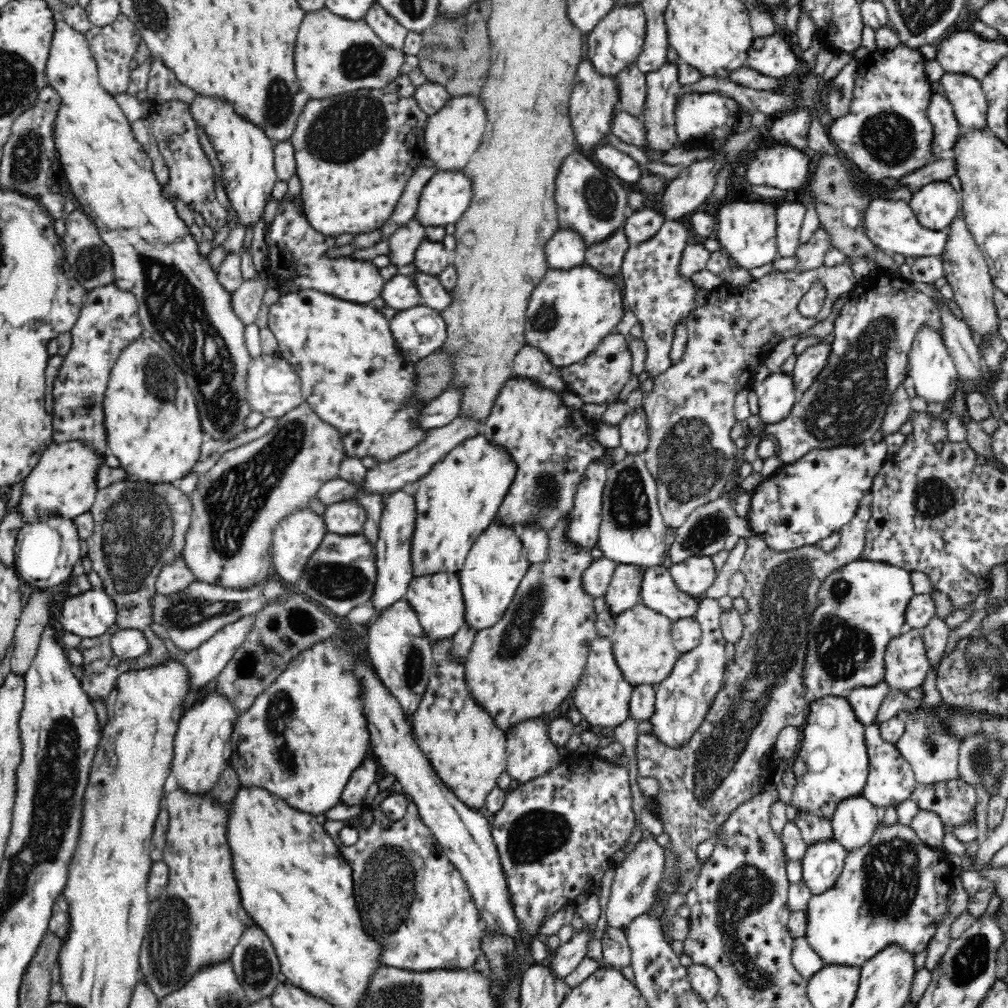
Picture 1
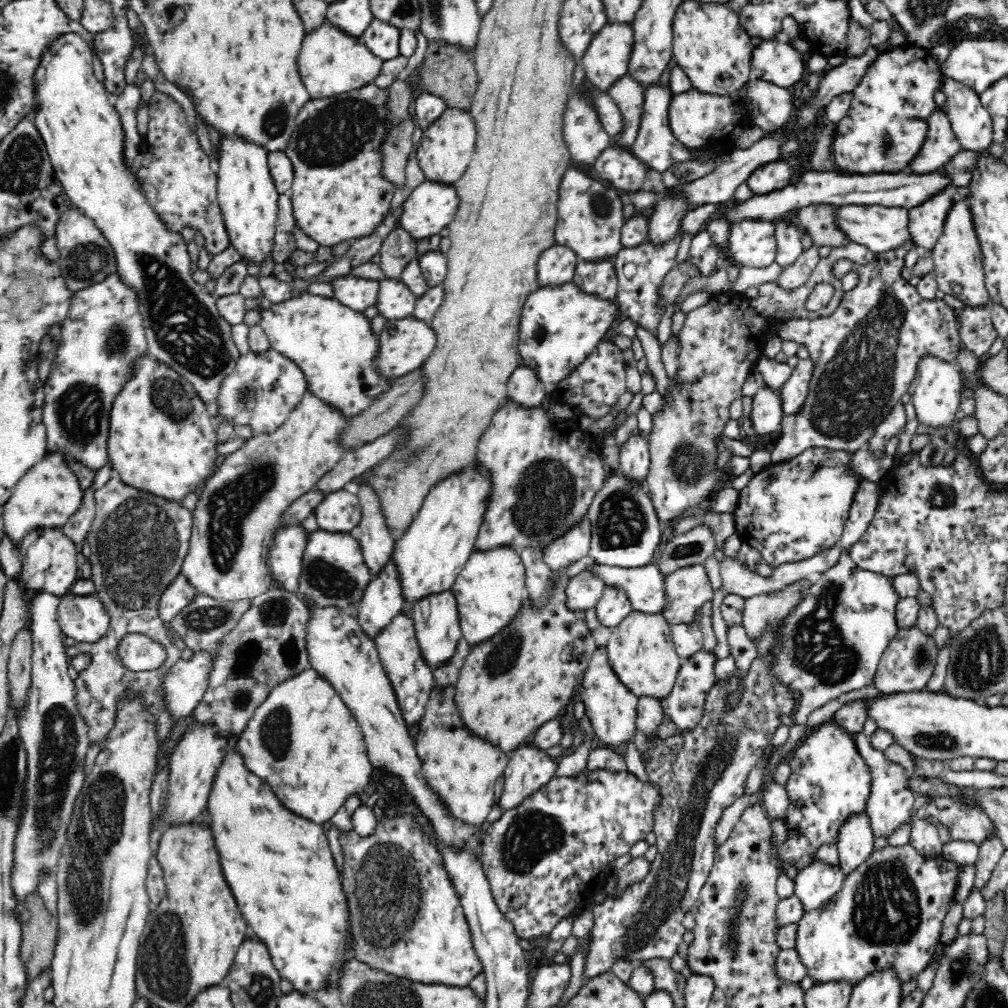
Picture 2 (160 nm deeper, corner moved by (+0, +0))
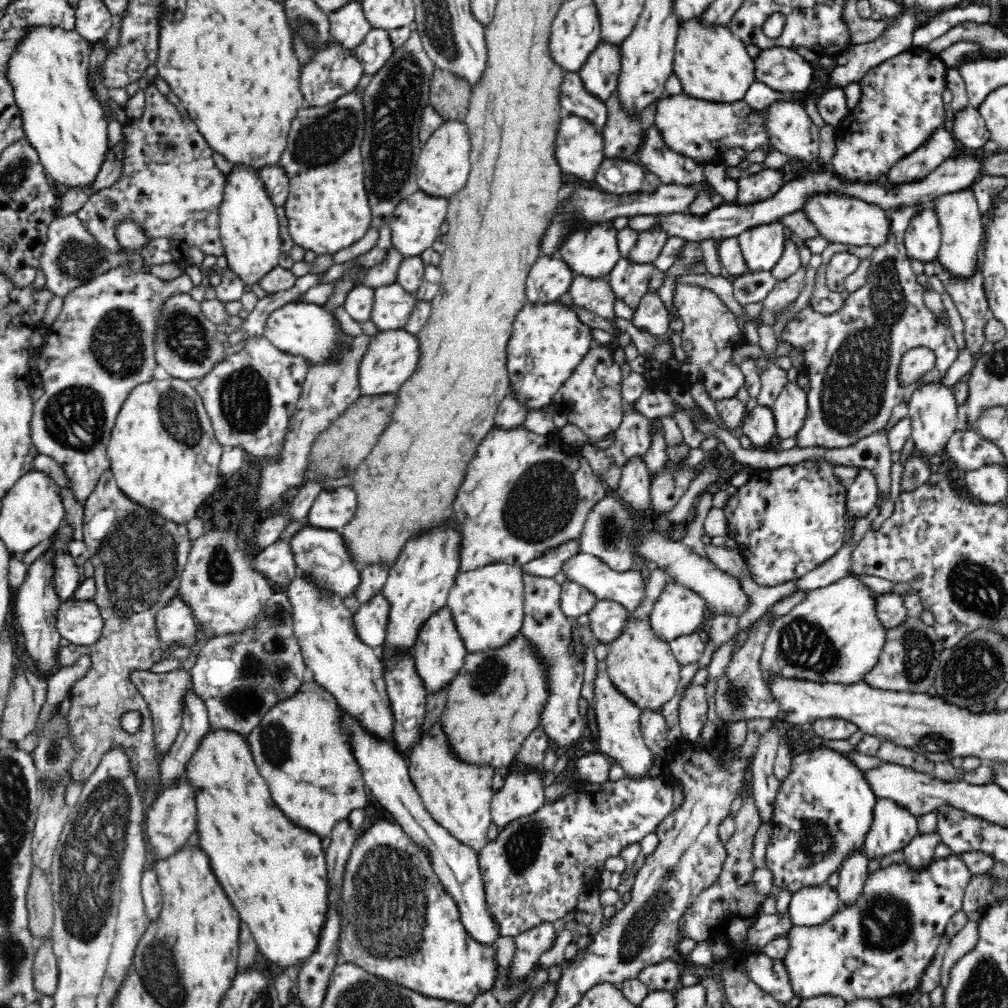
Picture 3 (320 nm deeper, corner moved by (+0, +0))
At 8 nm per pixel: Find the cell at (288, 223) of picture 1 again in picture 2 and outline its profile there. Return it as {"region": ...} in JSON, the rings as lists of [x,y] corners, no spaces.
{"region":[[[346,273],[333,276],[326,283],[331,286],[334,299],[353,310],[365,312],[370,306],[377,304],[378,280]]]}

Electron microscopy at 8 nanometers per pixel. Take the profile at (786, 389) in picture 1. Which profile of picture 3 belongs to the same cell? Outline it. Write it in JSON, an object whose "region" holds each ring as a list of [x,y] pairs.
{"region":[[[753,403],[738,433],[746,435],[754,448],[773,443],[776,439],[776,419],[772,407]]]}

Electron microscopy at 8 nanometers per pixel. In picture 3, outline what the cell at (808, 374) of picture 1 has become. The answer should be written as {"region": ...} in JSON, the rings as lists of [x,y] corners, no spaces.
{"region":[[[798,381],[788,382],[772,406],[776,419],[776,439],[793,437],[806,418],[807,392]]]}

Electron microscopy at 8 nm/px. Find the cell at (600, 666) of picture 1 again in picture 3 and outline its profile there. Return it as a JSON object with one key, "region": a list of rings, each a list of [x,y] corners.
{"region":[[[598,661],[596,680],[594,680],[594,716],[598,726],[599,750],[613,763],[620,765],[626,776],[641,777],[648,775],[655,755],[645,743],[640,727],[641,709],[628,699],[612,682],[604,661]]]}

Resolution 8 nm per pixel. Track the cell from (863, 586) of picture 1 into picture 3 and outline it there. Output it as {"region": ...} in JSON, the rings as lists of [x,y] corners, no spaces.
{"region":[[[854,571],[838,577],[834,582],[810,590],[802,602],[780,616],[766,638],[760,656],[760,670],[766,685],[773,685],[778,679],[786,681],[803,681],[826,685],[854,685],[865,682],[865,677],[878,664],[886,645],[886,630],[878,617],[878,594],[866,586],[866,582]]]}

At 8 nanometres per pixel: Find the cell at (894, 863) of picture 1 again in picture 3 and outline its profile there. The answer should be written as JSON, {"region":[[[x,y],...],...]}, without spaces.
{"region":[[[957,855],[935,859],[921,869],[914,869],[905,860],[870,872],[859,895],[851,903],[842,903],[818,926],[794,926],[788,933],[790,944],[784,965],[790,973],[794,994],[801,999],[833,994],[850,1002],[860,997],[882,998],[896,995],[896,992],[913,993],[936,954],[942,934],[947,932],[950,917],[962,910],[970,875]]]}

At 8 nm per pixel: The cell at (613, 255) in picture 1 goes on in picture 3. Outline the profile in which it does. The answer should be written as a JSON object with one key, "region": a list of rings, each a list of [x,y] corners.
{"region":[[[576,273],[568,292],[573,303],[607,320],[615,319],[618,300],[606,277],[591,277]]]}

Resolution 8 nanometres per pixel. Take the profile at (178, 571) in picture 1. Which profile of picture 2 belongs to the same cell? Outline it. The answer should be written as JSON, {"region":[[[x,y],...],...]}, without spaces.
{"region":[[[180,572],[171,580],[171,583],[160,593],[158,599],[159,613],[163,622],[169,620],[180,612],[197,593],[197,590],[188,581],[188,577]]]}

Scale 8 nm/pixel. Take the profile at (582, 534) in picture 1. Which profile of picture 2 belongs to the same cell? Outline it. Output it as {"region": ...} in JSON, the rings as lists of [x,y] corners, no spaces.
{"region":[[[586,512],[586,515],[566,529],[564,534],[543,548],[544,561],[553,571],[564,569],[588,555],[590,542],[592,542],[592,521]]]}

